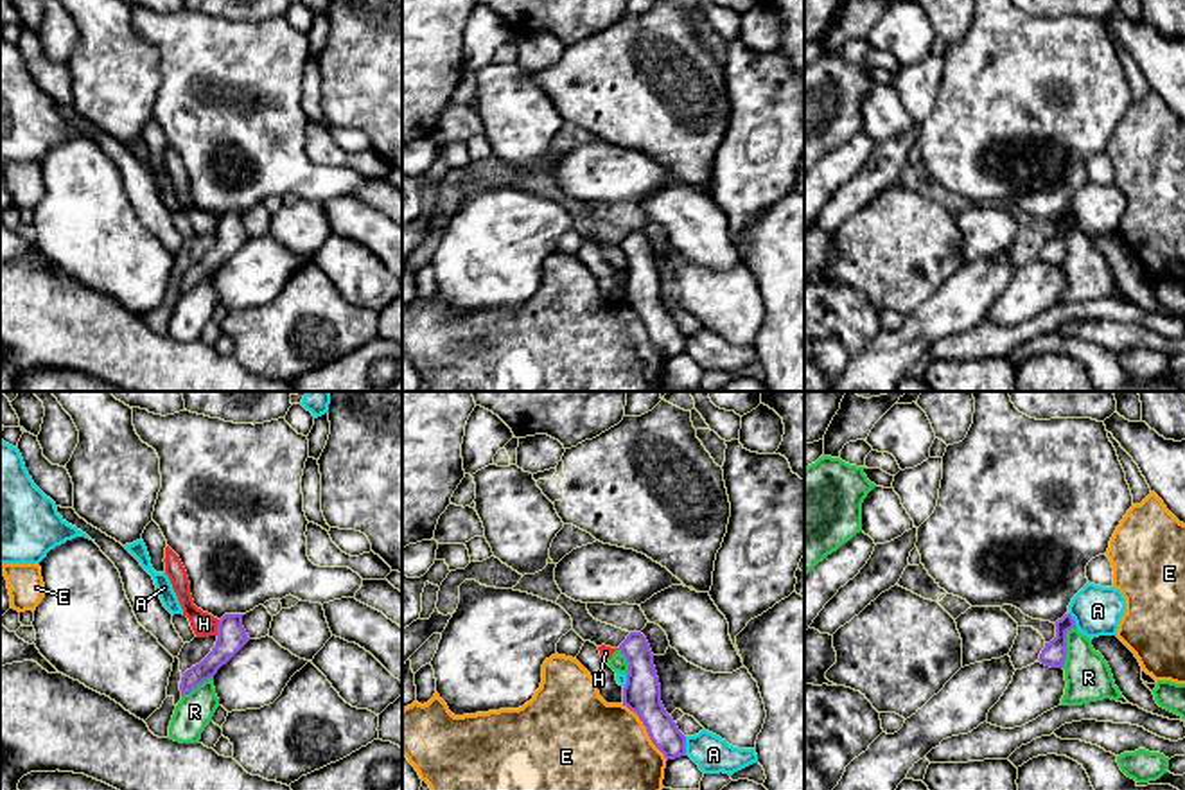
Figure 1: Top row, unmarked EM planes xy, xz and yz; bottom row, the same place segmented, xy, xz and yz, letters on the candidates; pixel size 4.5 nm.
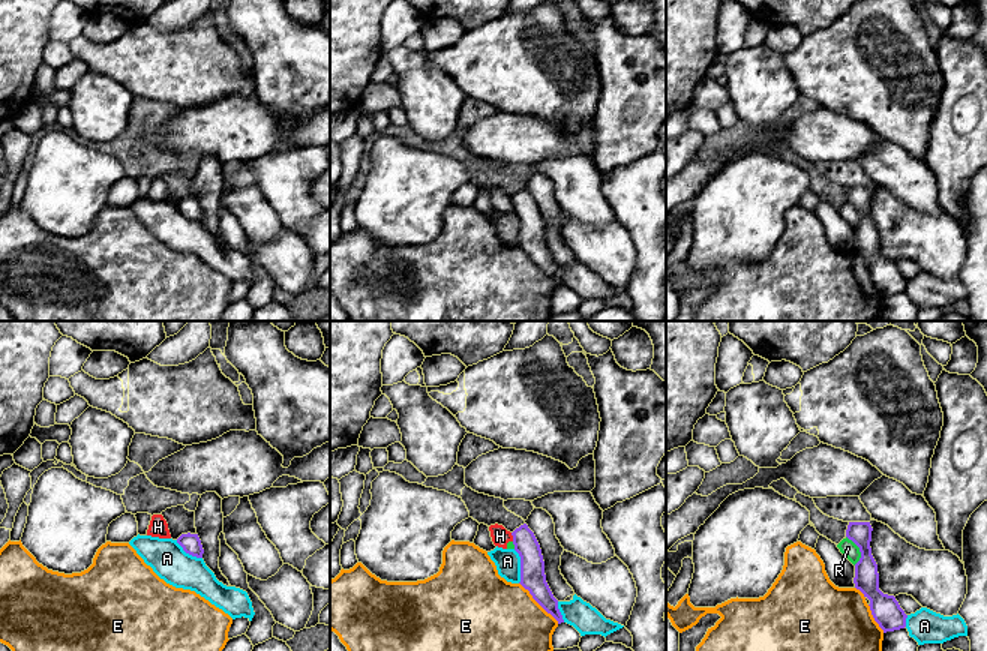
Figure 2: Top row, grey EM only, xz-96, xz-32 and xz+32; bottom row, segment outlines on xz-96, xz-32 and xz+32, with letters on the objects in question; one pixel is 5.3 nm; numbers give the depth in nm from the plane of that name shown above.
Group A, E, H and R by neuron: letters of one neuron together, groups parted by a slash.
A / E / H R

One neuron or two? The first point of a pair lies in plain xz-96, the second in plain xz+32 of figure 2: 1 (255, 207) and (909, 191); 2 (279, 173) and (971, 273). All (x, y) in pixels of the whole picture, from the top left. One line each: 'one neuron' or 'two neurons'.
1: one neuron
2: one neuron

